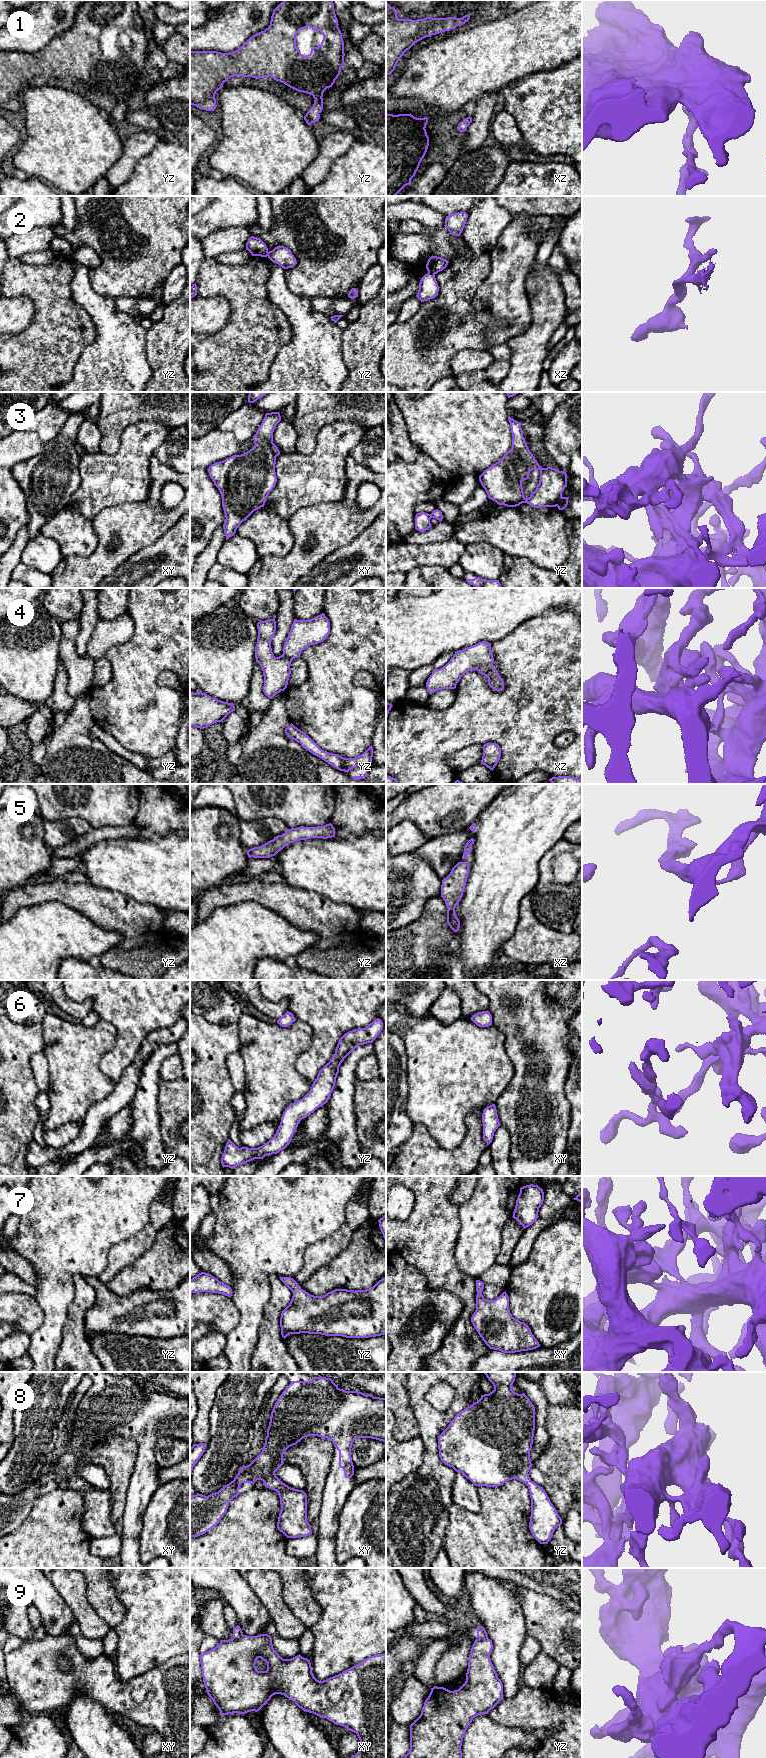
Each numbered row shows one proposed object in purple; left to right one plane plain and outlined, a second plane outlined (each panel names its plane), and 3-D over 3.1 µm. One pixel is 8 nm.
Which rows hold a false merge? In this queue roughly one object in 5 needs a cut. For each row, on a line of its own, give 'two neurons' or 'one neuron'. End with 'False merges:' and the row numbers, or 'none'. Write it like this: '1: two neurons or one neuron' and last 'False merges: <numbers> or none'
1: one neuron
2: two neurons
3: one neuron
4: one neuron
5: one neuron
6: one neuron
7: one neuron
8: one neuron
9: two neurons
False merges: 2, 9

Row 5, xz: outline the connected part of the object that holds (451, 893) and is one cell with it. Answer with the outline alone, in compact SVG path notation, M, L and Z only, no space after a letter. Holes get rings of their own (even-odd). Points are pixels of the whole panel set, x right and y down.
M458 862L450 874L442 880L441 897L448 908L447 923L454 932L460 928L460 921L455 913L455 908L463 896L468 874L469 864Z

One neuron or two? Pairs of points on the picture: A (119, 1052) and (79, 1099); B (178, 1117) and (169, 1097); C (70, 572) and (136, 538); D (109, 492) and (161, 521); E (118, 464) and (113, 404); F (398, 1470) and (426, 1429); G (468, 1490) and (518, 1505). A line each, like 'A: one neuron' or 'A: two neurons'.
A: two neurons
B: one neuron
C: one neuron
D: two neurons
E: two neurons
F: two neurons
G: two neurons

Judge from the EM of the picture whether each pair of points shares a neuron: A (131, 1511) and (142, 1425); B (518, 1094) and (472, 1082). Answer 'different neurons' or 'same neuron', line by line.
A: same neuron
B: different neurons

